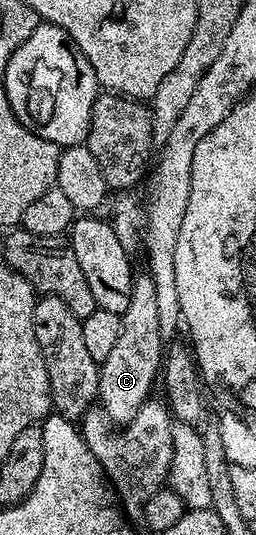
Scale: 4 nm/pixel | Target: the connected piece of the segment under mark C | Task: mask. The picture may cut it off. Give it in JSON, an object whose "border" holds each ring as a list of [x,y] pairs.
{"border":[[[149,273],[136,274],[129,297],[129,309],[121,316],[121,337],[117,346],[99,368],[99,398],[104,413],[116,425],[126,425],[137,417],[141,405],[152,398],[151,386],[161,375],[165,340],[161,333],[161,317],[157,317],[157,285]]]}

